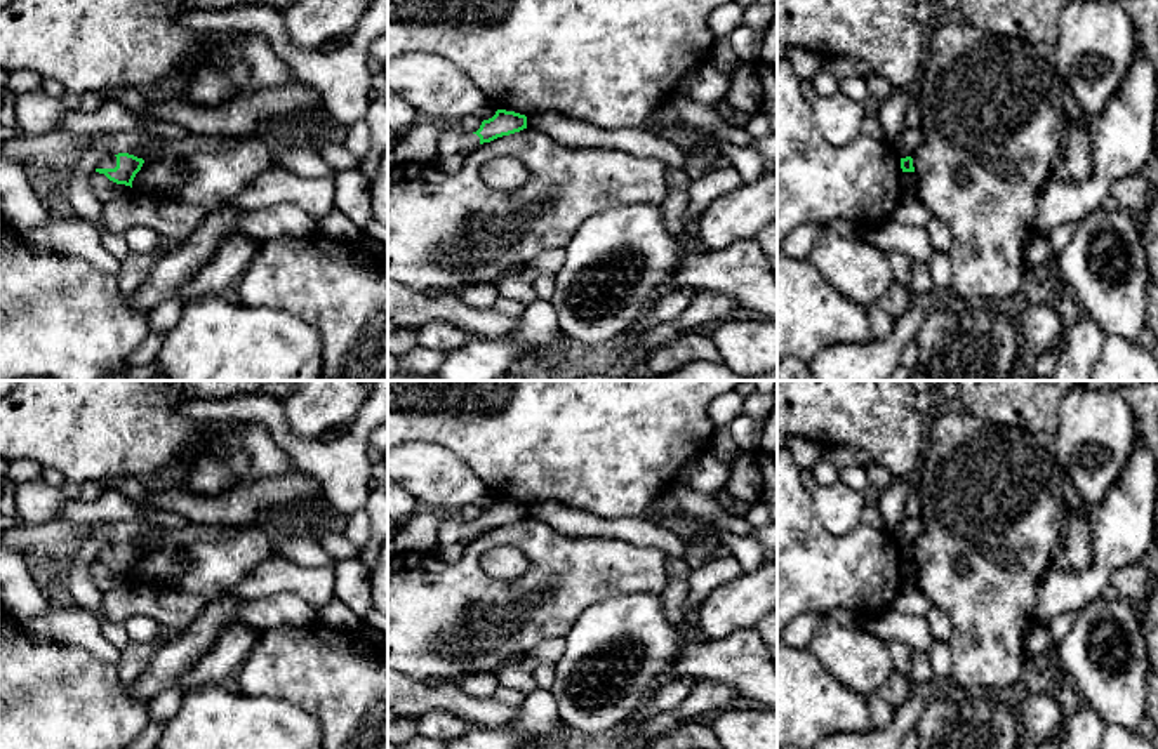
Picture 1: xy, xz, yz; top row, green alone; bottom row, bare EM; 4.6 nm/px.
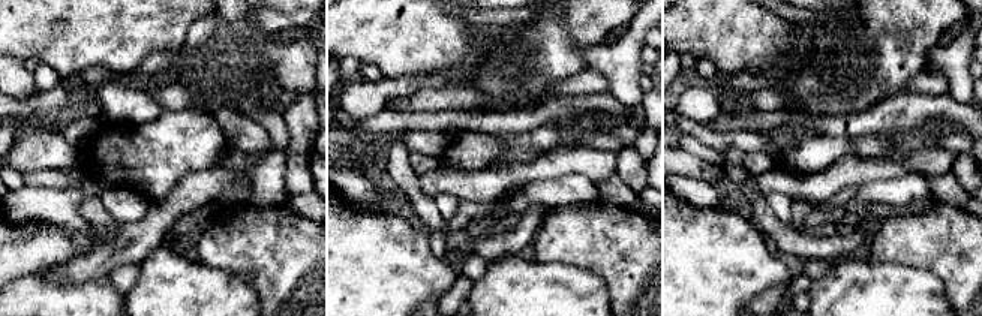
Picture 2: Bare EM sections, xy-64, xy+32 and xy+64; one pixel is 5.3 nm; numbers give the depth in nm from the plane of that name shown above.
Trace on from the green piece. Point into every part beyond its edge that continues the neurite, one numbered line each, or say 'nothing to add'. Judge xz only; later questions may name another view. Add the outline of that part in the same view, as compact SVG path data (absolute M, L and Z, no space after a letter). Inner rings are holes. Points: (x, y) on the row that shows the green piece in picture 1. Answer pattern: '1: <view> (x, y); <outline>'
1: xz (452, 141); M440 123L442 136L435 162L450 155L466 155L480 144L480 137L473 132L464 132L457 123Z

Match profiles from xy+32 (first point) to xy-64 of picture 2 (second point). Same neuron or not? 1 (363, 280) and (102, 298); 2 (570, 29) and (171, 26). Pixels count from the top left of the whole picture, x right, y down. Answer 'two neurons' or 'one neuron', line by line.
1: one neuron
2: two neurons

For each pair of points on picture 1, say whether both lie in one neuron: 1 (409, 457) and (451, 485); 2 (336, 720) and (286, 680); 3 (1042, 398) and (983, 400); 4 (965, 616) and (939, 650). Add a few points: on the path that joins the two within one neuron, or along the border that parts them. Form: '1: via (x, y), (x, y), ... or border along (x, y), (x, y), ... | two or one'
1: via (419, 468), (440, 480) | one
2: via (327, 706), (299, 680) | one
3: via (1028, 398), (997, 398) | one
4: border along (948, 643), (951, 656), (950, 683) | two

